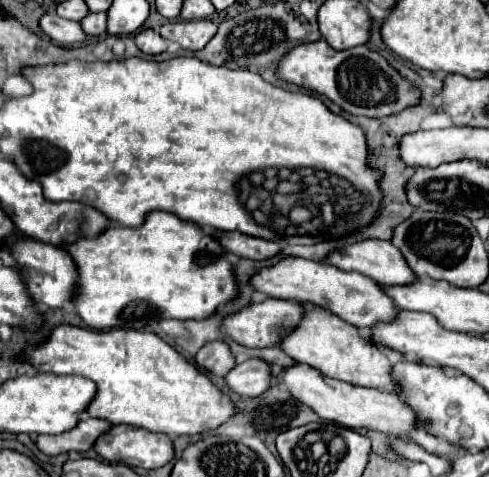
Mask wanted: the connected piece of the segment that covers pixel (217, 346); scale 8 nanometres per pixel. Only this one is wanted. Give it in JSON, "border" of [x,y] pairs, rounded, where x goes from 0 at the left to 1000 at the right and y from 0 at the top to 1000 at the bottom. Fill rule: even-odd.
{"border":[[[440,713],[419,721],[403,746],[399,746],[403,767],[419,771],[423,780],[440,788],[460,788],[476,767],[481,767],[481,746],[472,742],[472,730],[456,713]]]}

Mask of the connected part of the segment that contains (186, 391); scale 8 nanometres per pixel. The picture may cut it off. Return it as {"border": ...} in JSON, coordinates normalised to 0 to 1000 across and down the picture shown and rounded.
{"border":[[[117,683],[104,700],[104,713],[80,730],[55,730],[51,755],[63,759],[80,780],[104,784],[149,784],[182,792],[198,805],[198,834],[178,855],[178,868],[190,876],[223,881],[227,889],[264,889],[276,897],[333,906],[350,918],[366,914],[403,914],[431,906],[460,889],[481,864],[481,847],[456,830],[456,822],[415,784],[395,759],[370,746],[358,730],[350,730],[337,713],[329,713],[313,696],[284,692],[174,692],[157,683]]]}

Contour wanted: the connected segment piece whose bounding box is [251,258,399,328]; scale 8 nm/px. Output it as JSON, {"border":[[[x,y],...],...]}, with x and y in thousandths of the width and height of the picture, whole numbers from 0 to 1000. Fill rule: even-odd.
{"border":[[[583,541],[554,562],[538,562],[513,587],[517,604],[554,625],[603,629],[656,642],[726,688],[763,688],[775,675],[804,675],[816,658],[808,633],[787,616],[787,608],[755,579],[734,570],[701,570],[665,549],[640,549],[624,541]]]}

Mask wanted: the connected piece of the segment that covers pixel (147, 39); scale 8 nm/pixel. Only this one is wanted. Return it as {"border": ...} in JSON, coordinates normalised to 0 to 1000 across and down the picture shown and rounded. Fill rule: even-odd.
{"border":[[[288,63],[272,75],[280,101],[292,109],[292,113],[329,113],[342,105],[342,92],[337,84],[329,80],[325,67],[317,63]]]}

